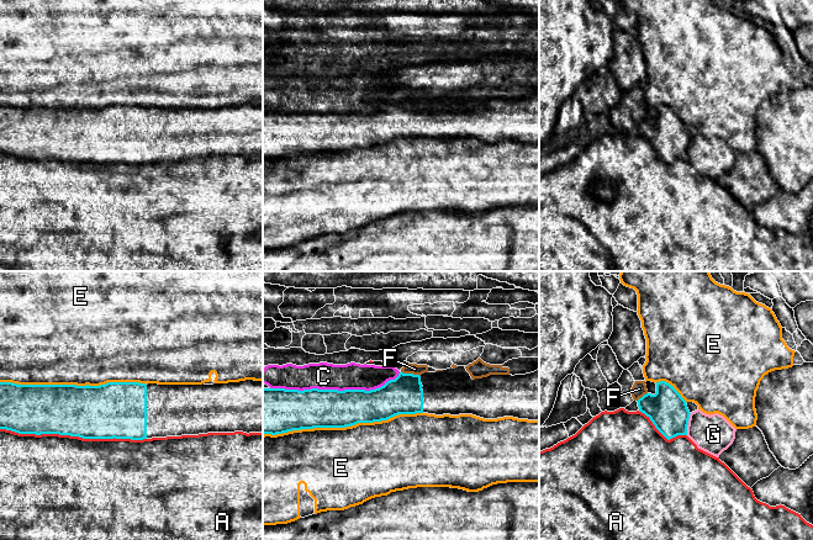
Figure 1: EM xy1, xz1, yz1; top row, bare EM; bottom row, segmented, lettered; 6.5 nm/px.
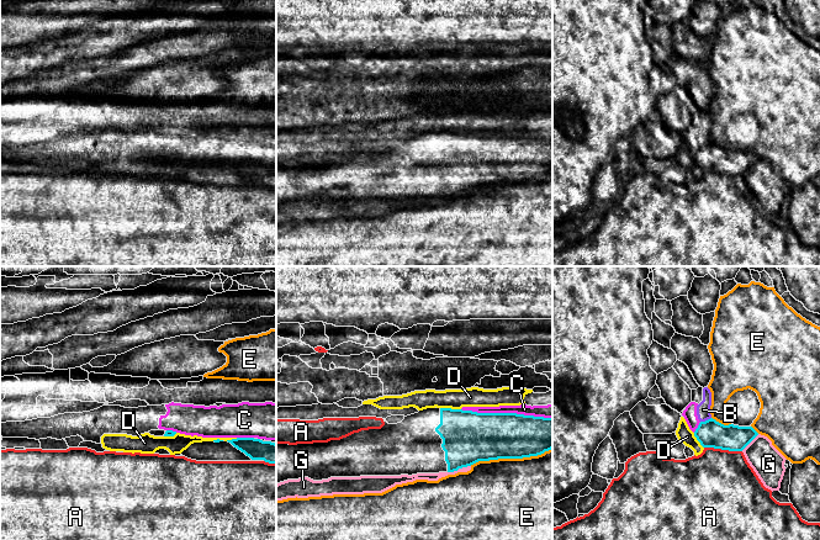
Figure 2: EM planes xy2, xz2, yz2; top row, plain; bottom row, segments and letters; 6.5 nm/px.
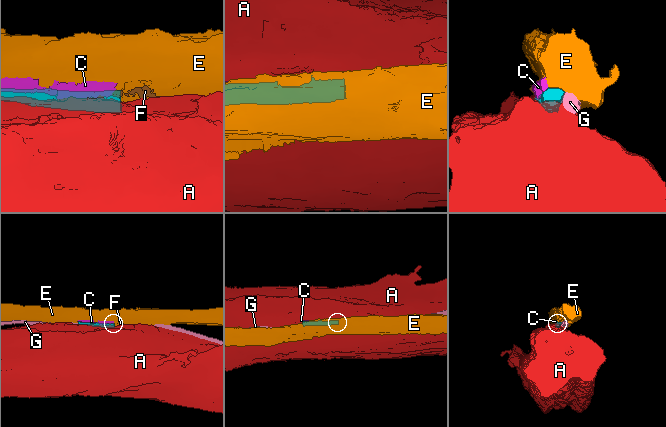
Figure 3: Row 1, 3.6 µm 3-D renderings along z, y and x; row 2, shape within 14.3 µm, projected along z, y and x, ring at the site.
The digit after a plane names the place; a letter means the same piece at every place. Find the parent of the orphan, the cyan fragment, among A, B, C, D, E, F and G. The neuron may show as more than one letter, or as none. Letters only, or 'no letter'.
no letter

